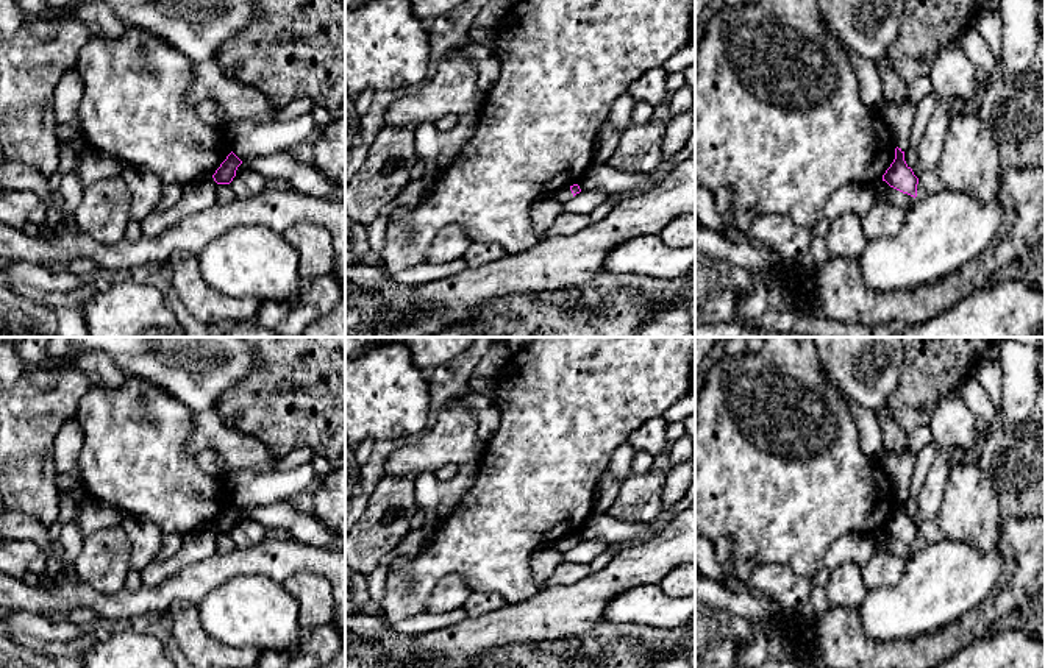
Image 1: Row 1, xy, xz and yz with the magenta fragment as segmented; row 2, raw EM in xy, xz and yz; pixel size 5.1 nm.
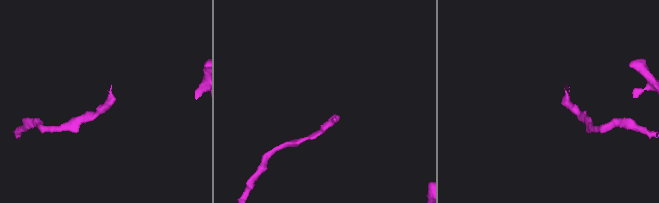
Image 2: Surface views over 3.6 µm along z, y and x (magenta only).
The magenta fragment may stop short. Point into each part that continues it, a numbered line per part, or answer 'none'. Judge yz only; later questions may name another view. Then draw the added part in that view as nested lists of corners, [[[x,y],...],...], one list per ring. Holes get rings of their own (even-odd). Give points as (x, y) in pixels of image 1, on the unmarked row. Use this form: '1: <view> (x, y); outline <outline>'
1: yz (900, 465); outline [[[908,446],[900,453],[886,454],[881,457],[883,470],[895,490],[895,495],[901,499],[908,499],[908,489],[917,464],[917,454]]]

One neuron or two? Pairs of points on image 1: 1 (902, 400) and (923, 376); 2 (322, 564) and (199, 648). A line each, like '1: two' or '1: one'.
1: one
2: two

